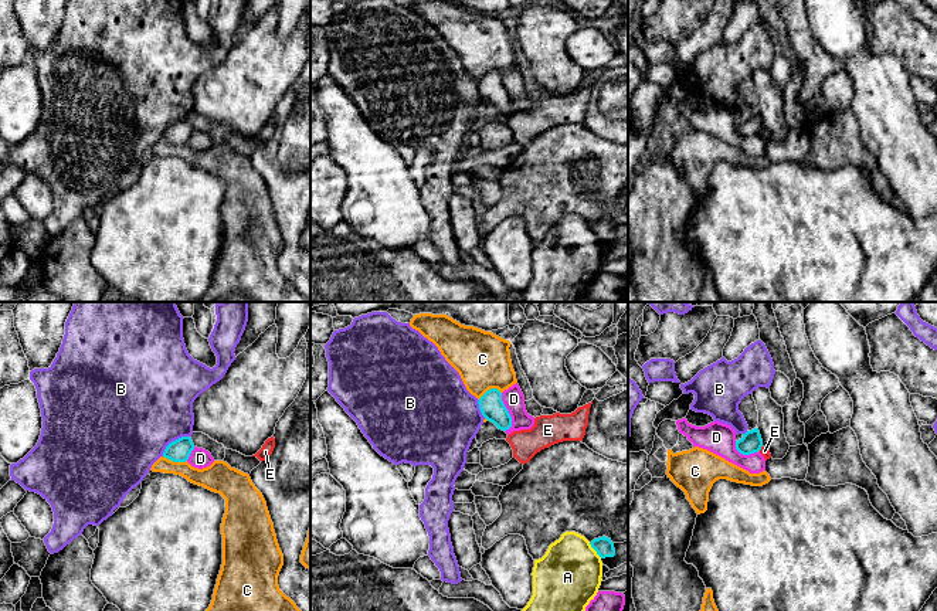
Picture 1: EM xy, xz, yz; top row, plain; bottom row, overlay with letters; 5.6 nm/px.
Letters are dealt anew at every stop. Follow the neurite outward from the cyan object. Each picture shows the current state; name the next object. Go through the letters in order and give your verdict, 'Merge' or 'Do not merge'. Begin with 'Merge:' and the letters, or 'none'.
Merge: none
A: Do not merge
B: Do not merge
C: Do not merge
D: Do not merge
E: Do not merge

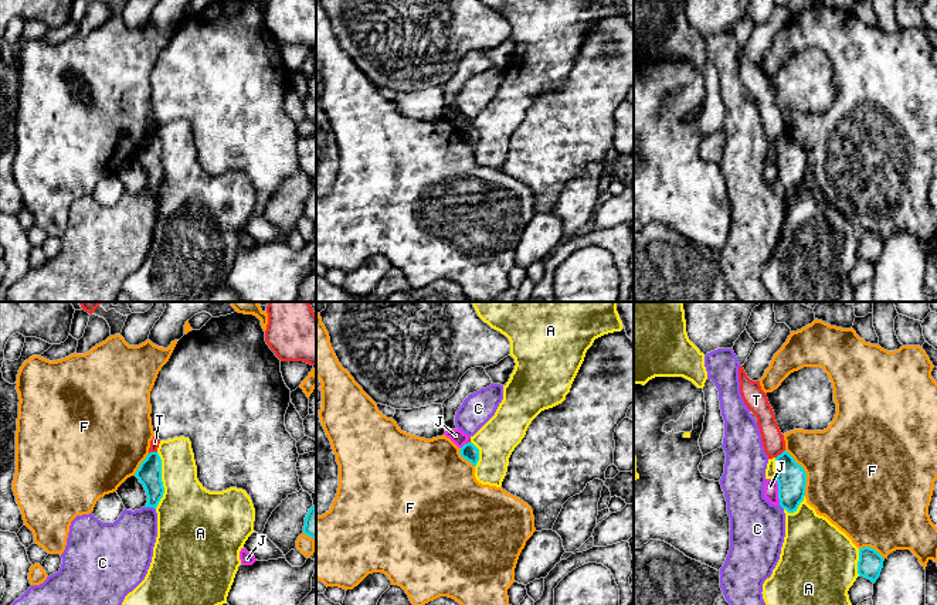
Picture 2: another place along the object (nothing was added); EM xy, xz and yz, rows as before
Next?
Merge: none
A: Do not merge
C: Do not merge
F: Do not merge
J: Do not merge
T: Do not merge

